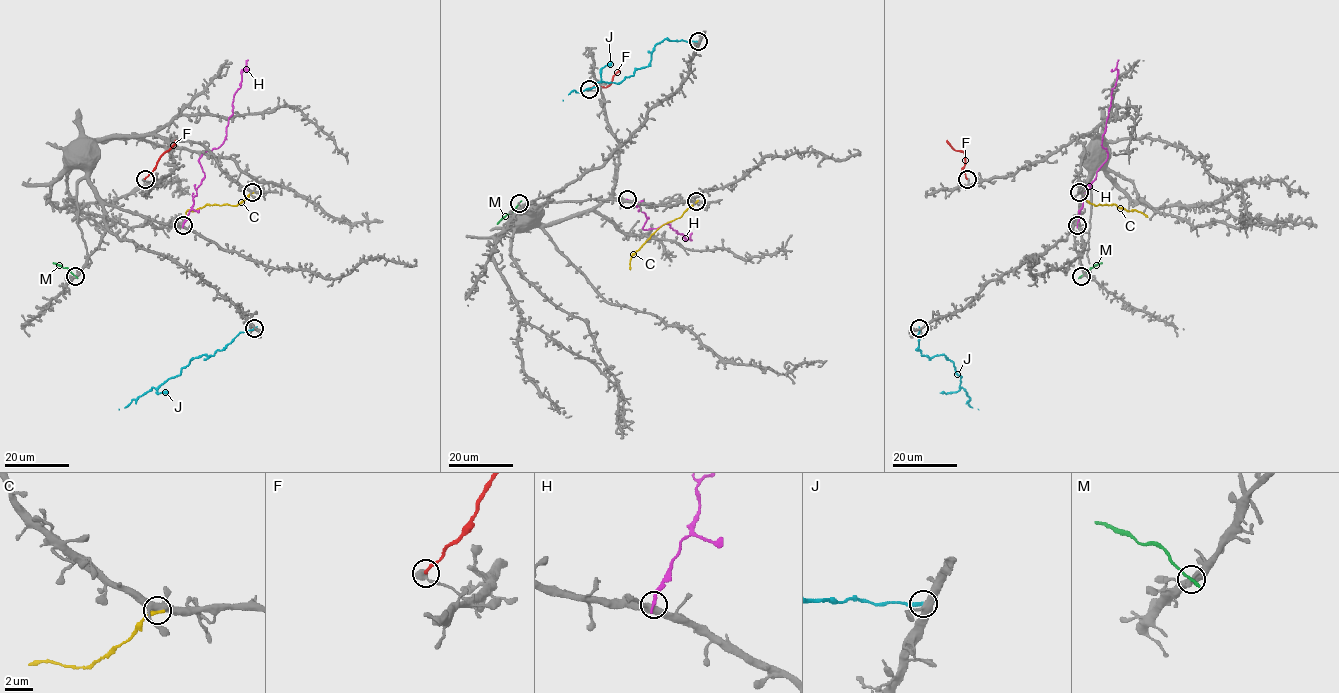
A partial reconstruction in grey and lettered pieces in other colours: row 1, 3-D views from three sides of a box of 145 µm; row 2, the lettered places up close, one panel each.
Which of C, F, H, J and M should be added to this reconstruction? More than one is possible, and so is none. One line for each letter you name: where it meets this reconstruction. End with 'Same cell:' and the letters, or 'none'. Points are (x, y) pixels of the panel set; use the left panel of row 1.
Same cell: none

